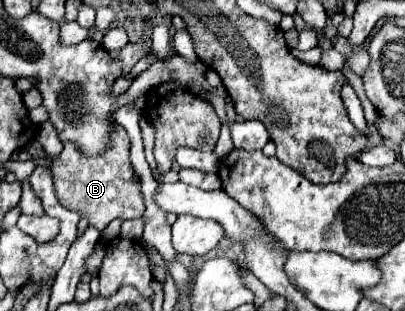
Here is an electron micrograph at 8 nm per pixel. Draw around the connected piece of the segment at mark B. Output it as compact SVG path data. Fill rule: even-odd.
M116 124L110 134L108 150L100 156L88 158L84 156L74 142L64 142L64 150L58 158L44 156L52 162L50 170L56 174L56 196L66 208L80 210L80 214L88 216L90 224L102 232L114 218L140 218L144 214L144 198L140 192L140 184L134 178L134 170L128 158L130 140L126 130Z

